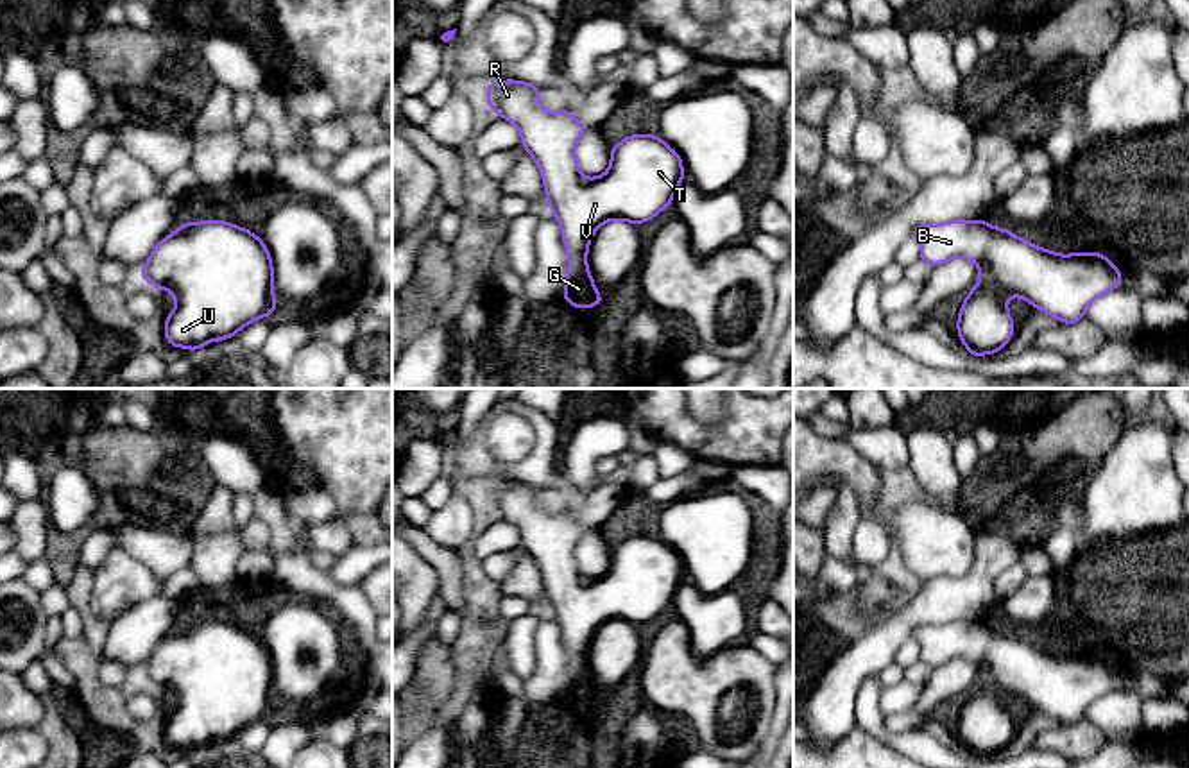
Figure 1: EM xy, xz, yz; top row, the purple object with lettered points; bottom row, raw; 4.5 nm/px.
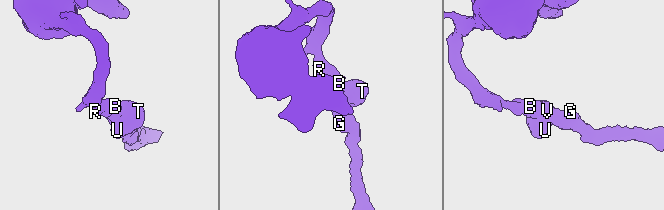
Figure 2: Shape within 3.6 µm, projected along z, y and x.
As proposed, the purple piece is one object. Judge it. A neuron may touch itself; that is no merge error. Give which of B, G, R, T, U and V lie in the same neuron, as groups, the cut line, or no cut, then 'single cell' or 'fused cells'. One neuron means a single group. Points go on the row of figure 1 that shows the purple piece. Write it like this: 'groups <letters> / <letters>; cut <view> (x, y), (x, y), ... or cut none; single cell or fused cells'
groups B G R T U V; cut none; single cell

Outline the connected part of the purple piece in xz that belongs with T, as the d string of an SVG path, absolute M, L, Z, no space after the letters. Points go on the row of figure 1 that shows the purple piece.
M494 81L485 88L489 109L519 127L523 149L537 161L550 211L557 218L568 254L568 277L562 299L573 308L605 304L587 269L587 247L596 229L609 220L639 226L671 206L675 190L686 179L682 159L657 134L629 134L611 145L611 166L605 174L586 179L575 158L580 136L589 129L569 109L548 113L539 100L539 88L525 81Z

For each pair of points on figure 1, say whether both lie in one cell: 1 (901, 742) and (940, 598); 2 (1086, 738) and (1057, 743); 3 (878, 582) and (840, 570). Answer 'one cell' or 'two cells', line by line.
1: two cells
2: one cell
3: two cells

